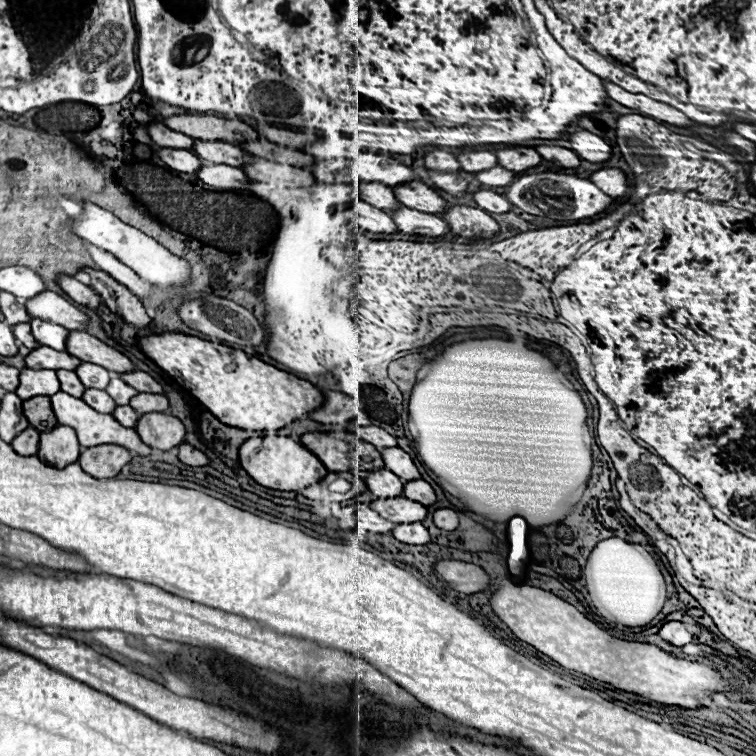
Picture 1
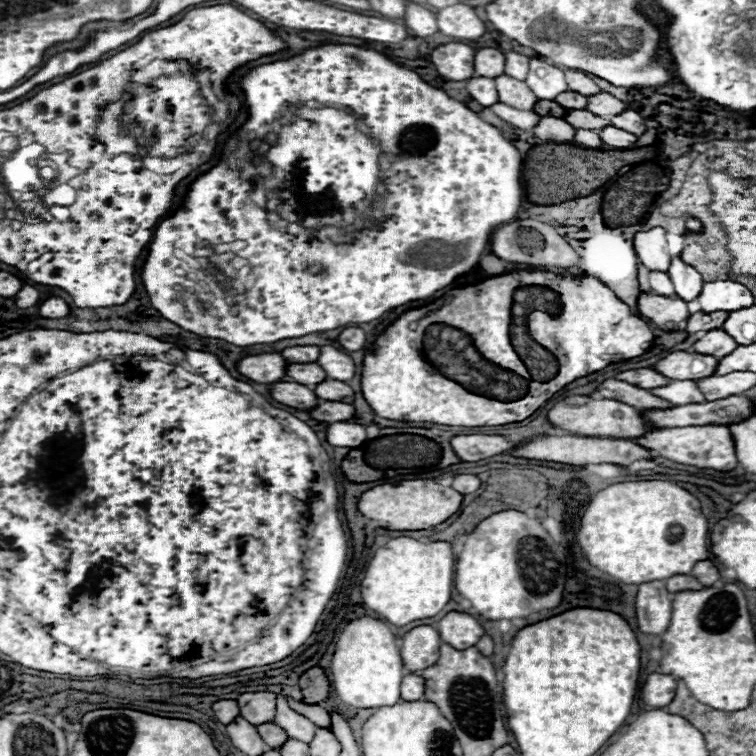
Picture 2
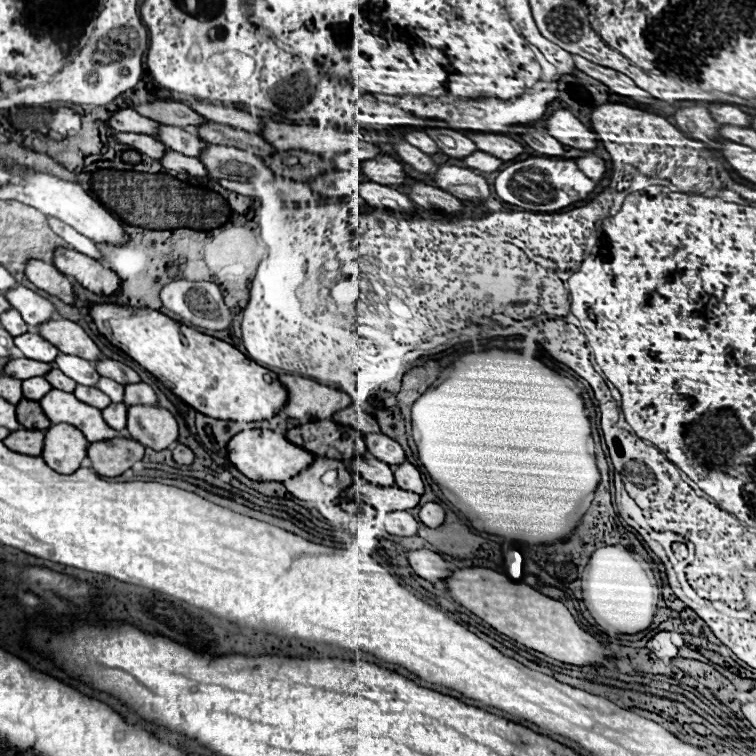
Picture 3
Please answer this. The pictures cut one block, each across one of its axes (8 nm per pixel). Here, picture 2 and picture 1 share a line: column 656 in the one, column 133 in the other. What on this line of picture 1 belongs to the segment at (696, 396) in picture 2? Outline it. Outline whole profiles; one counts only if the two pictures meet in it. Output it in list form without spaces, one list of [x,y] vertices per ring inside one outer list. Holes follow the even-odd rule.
[[[112,374],[112,380],[108,384],[108,394],[116,400],[118,406],[124,406],[130,402],[132,394],[138,394],[138,390],[134,390],[132,386],[128,386],[118,374]]]

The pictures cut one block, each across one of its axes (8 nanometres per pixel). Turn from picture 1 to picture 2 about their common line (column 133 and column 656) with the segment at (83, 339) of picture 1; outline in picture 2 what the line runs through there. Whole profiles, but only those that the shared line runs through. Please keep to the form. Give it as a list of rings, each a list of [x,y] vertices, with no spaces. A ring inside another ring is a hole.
[[[684,350],[670,352],[656,364],[656,370],[670,380],[698,380],[714,374],[716,358],[708,354],[690,354]]]

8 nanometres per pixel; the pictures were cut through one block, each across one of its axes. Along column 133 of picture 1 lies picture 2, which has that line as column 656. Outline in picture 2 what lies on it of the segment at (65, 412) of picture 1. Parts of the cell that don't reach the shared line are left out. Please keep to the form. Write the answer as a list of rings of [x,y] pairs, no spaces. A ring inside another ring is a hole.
[[[704,424],[704,426],[682,426],[682,428],[654,428],[648,430],[644,436],[636,438],[638,444],[646,446],[648,450],[654,450],[656,456],[688,464],[688,466],[698,466],[698,468],[714,468],[714,470],[732,470],[736,468],[736,452],[734,452],[734,442],[726,426],[720,424]]]

